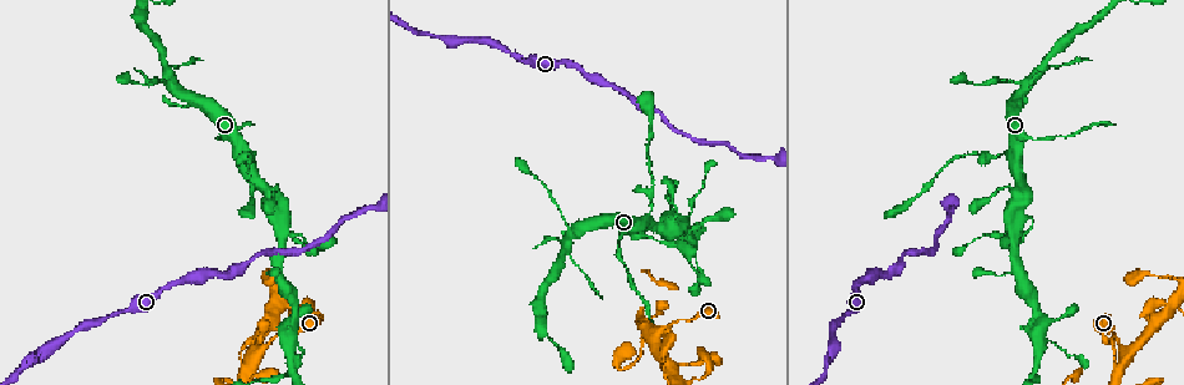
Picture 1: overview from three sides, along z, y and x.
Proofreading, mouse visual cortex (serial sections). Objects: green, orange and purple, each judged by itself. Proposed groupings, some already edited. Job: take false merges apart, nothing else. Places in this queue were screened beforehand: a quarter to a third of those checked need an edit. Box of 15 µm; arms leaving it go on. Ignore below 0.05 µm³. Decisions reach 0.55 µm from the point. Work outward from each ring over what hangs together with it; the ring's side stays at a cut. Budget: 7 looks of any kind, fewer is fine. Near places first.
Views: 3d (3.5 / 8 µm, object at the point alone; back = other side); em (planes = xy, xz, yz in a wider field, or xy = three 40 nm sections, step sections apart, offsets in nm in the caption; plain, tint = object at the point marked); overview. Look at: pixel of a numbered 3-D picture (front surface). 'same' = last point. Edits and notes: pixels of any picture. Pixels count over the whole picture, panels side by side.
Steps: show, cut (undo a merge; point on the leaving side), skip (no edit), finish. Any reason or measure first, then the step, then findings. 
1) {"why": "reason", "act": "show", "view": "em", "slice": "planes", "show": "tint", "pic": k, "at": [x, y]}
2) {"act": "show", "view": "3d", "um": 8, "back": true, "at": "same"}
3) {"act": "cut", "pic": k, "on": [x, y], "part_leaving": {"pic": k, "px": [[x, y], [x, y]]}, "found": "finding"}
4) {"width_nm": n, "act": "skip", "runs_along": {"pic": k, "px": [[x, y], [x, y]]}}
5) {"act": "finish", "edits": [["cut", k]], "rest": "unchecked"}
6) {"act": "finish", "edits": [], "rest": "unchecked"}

{"why": "arms part here", "act": "show", "view": "3d", "um": 3.5, "pic": 1, "at": [645, 328]}

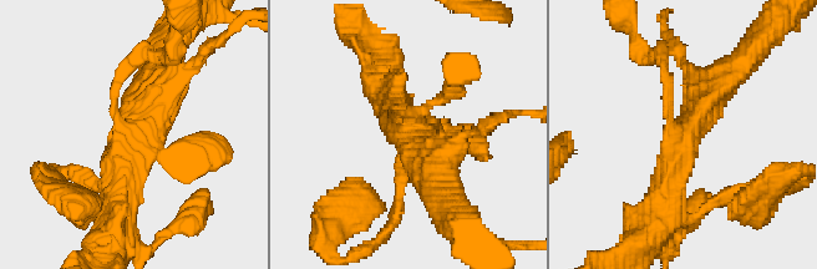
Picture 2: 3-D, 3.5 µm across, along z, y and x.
{"arms": 3, "arm_widths_nm": [100, 400, 400], "why": "need the tissue", "act": "show", "view": "em", "slice": "planes", "show": "tint", "pic": 2, "at": [684, 135]}

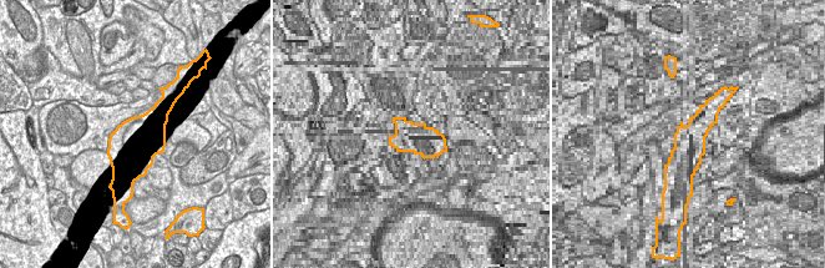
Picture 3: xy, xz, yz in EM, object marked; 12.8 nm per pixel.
{"act": "skip", "runs_along": {"pic": 2, "px": [[178, 77], [132, 135], [117, 207]]}, "found": "one cell here"}

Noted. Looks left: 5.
{"why": "three arms meet", "act": "show", "view": "em", "slice": "xy", "step": 2, "show": "tint", "pic": 1, "at": [279, 222]}

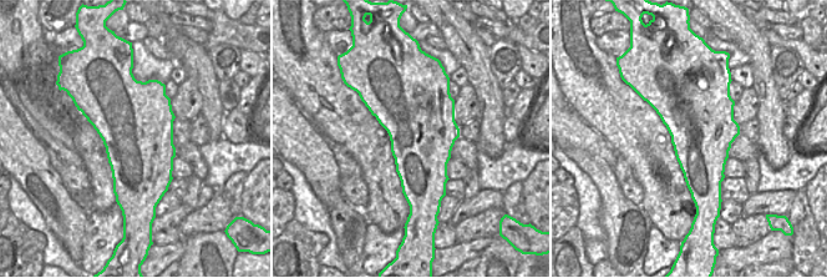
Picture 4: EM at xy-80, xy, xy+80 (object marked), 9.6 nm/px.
{"why": "see where the arms go", "act": "show", "view": "3d", "um": 3.5, "at": "same"}

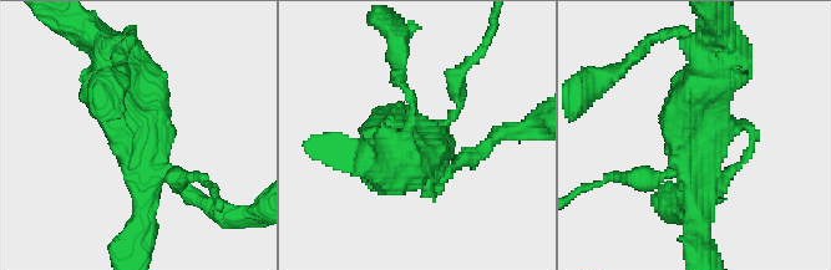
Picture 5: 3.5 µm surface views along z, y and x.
{"arm_widths_nm": [100, 350, 450], "act": "skip", "runs_along": {"pic": 5, "px": [[105, 45], [143, 121], [147, 197]]}, "found": "all the same cell"}

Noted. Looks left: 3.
{"why": "thin neck", "act": "show", "view": "3d", "um": 3.5, "pic": 1, "at": [618, 243]}

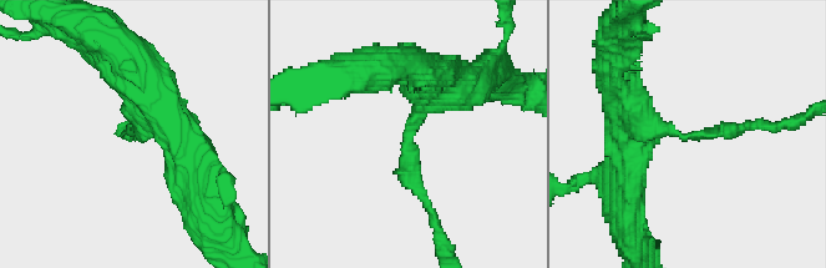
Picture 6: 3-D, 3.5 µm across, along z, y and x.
{"arm_widths_nm": [150, 400], "act": "show", "view": "em", "slice": "xy", "step": 2, "show": "tint", "pic": 6, "at": [691, 136]}

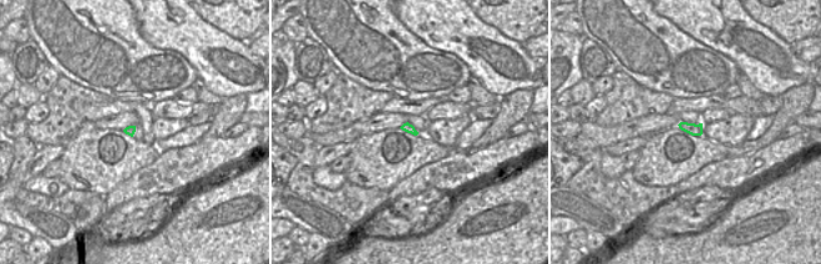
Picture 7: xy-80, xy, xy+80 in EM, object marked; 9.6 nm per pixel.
{"act": "cut", "pic": 6, "on": [411, 175], "part_leaving": {"pic": 6, "px": [[409, 137], [409, 178], [440, 239]]}, "found": "two cells meet here"}

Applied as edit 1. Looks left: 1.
{"act": "finish", "edits": [["cut", 6]], "rest": "unchecked"}

